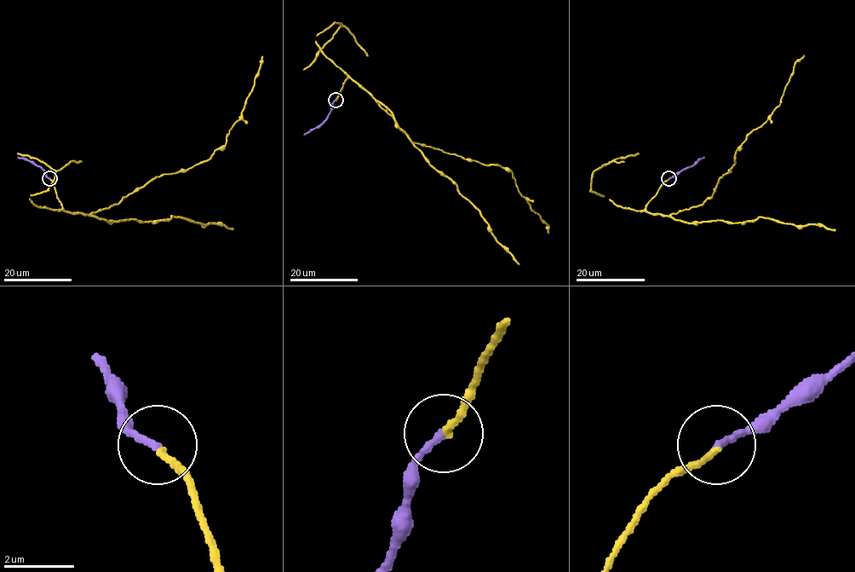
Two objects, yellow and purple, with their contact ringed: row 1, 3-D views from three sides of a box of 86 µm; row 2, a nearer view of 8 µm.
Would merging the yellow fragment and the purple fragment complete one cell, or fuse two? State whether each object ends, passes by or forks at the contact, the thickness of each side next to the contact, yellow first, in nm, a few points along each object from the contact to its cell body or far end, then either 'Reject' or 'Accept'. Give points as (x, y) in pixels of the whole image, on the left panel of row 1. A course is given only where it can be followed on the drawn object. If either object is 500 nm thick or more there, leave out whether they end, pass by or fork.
At the ring yellow ends. At the ring purple ends. Thickness 180 nm (yellow) against 200 nm. Course of yellow: (49, 178), (65, 211), (89, 215), (117, 205), (157, 176), (208, 160), (225, 144), (241, 114), (262, 56). Course of purple: (49, 178), (41, 167), (18, 157). Accept

